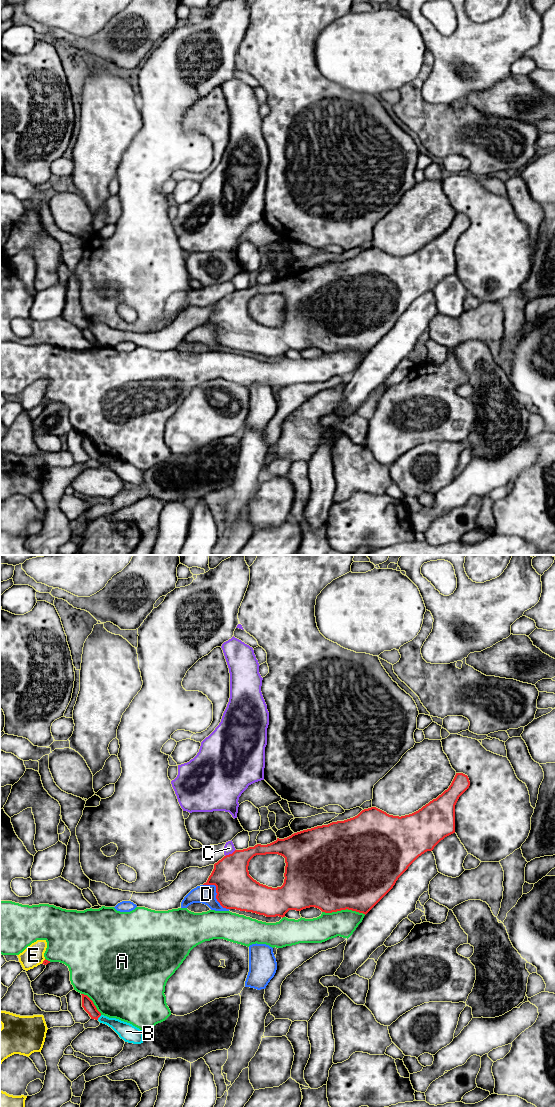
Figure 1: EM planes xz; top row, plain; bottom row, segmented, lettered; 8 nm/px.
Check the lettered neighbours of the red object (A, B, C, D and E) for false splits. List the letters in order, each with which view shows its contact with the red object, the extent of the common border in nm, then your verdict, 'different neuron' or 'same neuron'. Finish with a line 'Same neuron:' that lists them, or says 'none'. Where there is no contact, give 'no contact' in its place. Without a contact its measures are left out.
A: meets red in xz; contact 360 nm long; different neuron
B: meets red in xz; contact 50 nm long; same neuron
C: meets red in xz; contact 110 nm long; different neuron
D: meets red in xz; contact 300 nm long; different neuron
E: meets red in xz; contact 50 nm long; different neuron
Same neuron: B

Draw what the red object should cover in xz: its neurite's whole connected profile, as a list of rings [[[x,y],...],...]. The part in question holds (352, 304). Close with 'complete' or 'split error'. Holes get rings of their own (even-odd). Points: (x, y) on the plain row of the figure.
[[[456,213],[447,230],[412,254],[393,256],[371,247],[344,261],[303,270],[284,279],[277,278],[267,285],[257,284],[247,289],[235,290],[214,304],[211,315],[203,325],[216,326],[216,339],[223,348],[252,352],[266,357],[283,358],[289,350],[301,351],[310,347],[318,348],[325,353],[348,349],[366,355],[393,328],[398,318],[419,296],[432,291],[441,280],[455,273],[455,245],[469,226],[468,216]],[[266,294],[278,294],[285,298],[285,319],[281,327],[268,327],[249,315],[250,300],[256,295]]] | complete

